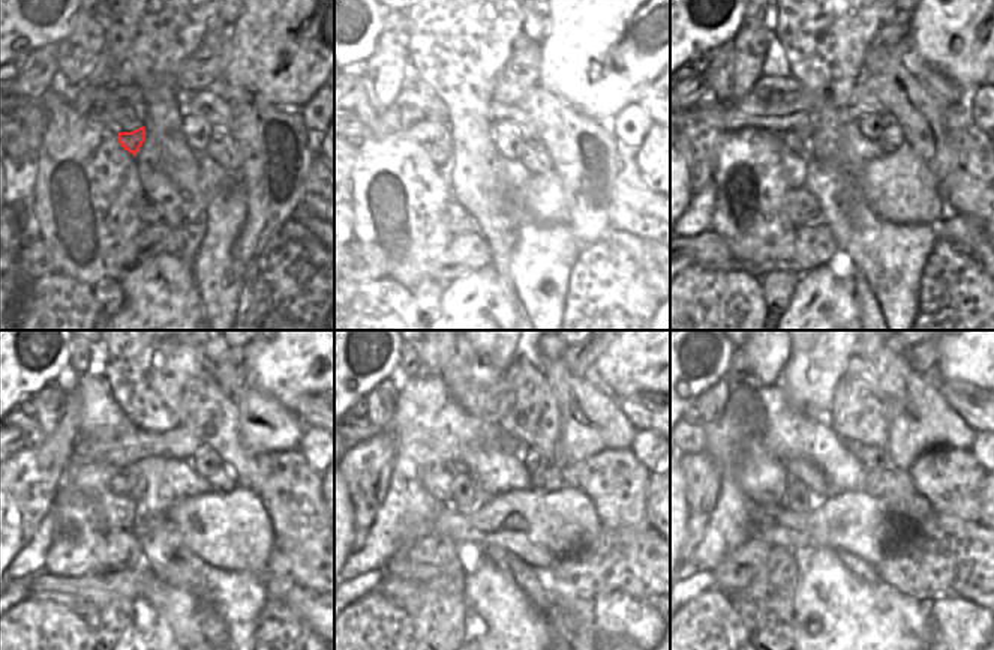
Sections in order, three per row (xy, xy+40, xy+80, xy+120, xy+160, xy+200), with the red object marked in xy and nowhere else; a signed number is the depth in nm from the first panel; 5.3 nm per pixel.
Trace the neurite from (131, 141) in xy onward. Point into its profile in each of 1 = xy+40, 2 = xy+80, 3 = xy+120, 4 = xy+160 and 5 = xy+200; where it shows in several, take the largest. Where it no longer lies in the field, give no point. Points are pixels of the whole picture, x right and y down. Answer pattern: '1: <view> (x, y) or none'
1: xy+40 (465, 146)
2: xy+80 (792, 141)
3: xy+120 (119, 484)
4: xy+160 (440, 481)
5: xy+200 (762, 476)

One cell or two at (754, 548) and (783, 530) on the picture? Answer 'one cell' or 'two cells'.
two cells

